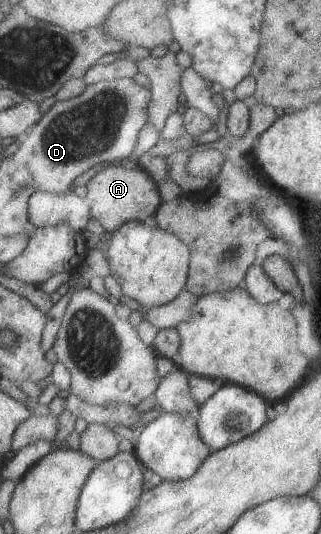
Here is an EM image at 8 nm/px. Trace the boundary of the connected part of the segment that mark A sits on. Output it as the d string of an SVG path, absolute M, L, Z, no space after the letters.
M112 165L98 173L88 183L88 198L94 206L94 216L100 220L108 232L118 232L130 221L144 221L148 216L156 216L162 208L163 199L157 180L141 167Z

